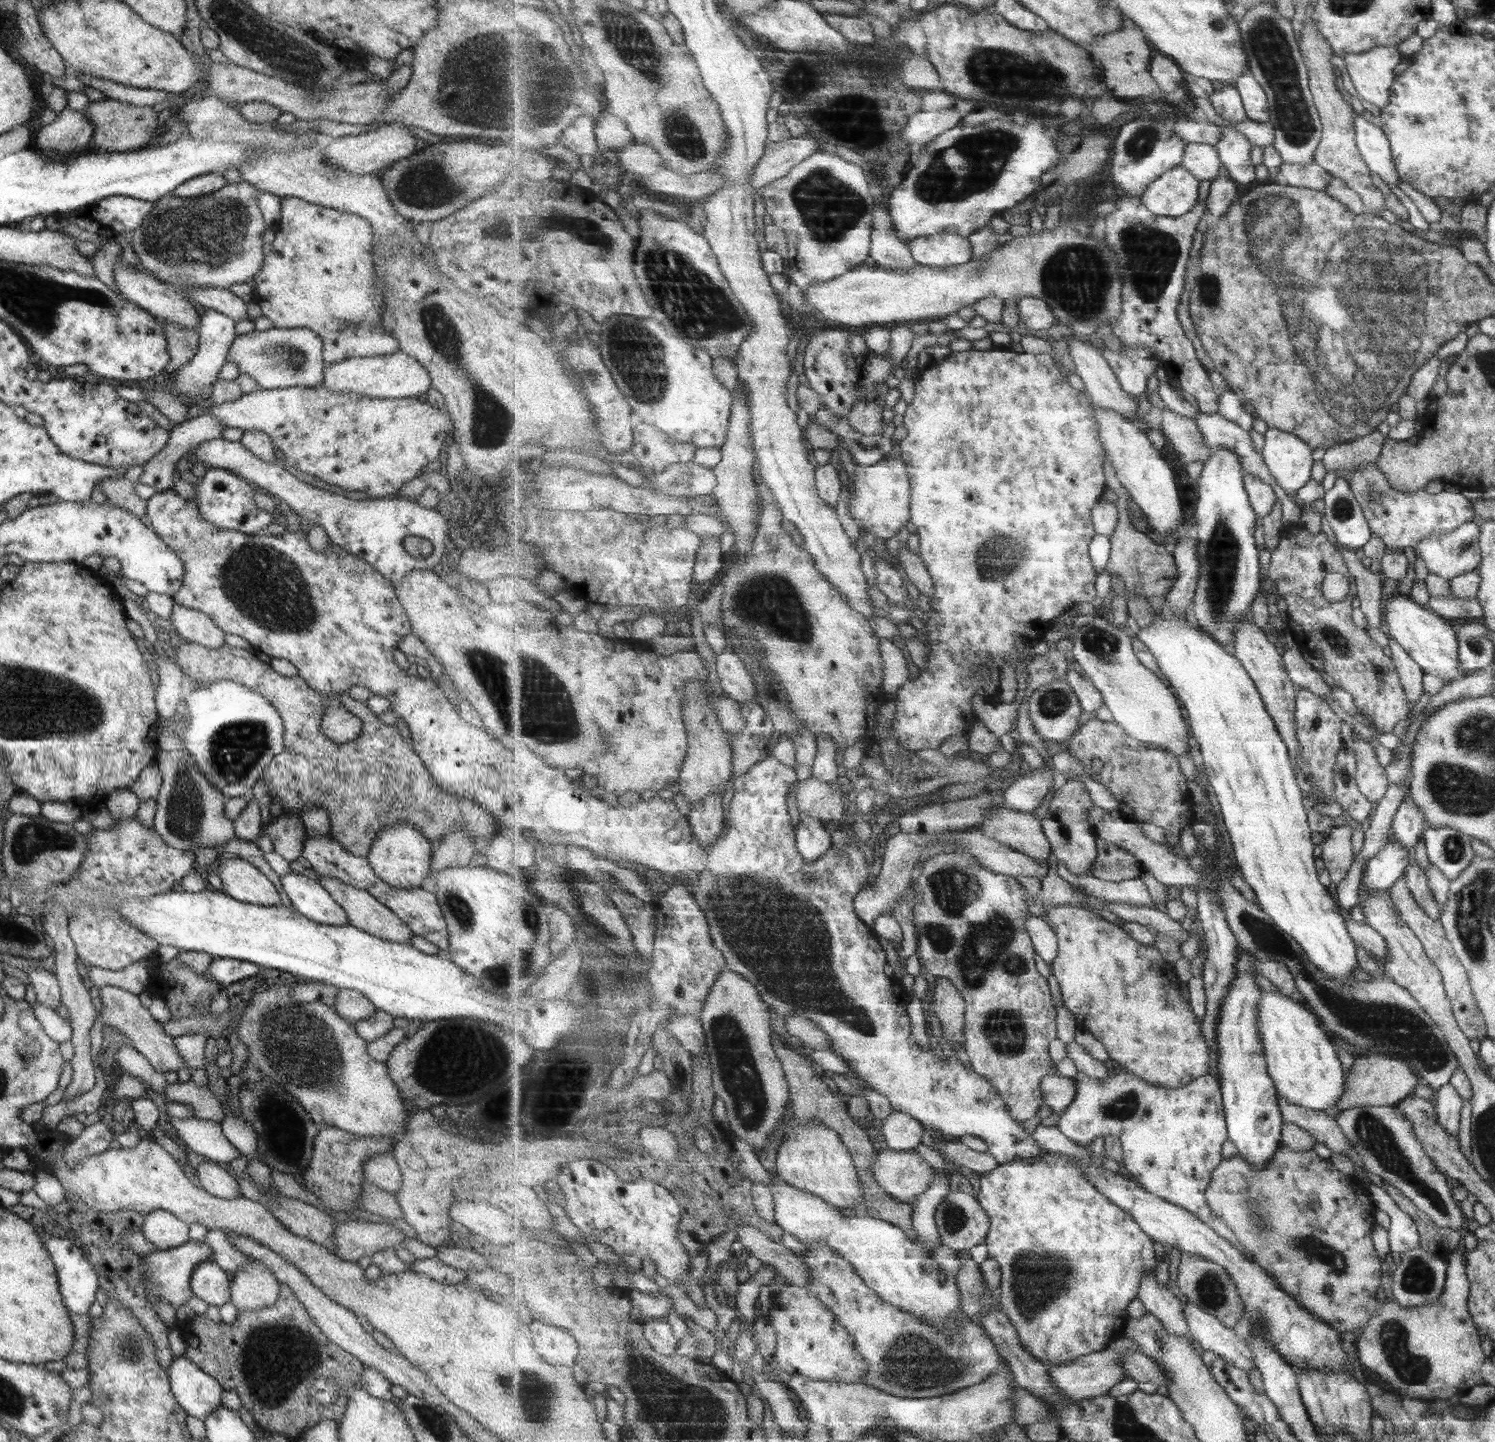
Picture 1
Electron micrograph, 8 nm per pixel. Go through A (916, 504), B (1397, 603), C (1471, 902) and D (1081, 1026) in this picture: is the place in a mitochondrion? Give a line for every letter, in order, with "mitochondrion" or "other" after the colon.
A: other
B: other
C: mitochondrion
D: other

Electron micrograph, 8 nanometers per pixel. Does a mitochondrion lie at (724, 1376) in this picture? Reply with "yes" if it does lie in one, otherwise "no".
no

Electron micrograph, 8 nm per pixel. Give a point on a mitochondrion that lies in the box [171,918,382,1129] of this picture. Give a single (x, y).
(305, 1049)

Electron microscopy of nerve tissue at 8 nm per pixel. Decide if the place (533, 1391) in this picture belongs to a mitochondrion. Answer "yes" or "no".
yes

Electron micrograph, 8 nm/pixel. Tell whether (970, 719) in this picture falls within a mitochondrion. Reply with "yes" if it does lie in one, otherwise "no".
no

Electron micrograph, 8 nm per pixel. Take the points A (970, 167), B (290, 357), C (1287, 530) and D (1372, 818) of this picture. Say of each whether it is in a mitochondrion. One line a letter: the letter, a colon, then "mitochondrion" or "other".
A: mitochondrion
B: mitochondrion
C: other
D: other

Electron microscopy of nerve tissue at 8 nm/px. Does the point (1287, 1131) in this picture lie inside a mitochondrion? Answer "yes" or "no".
no

